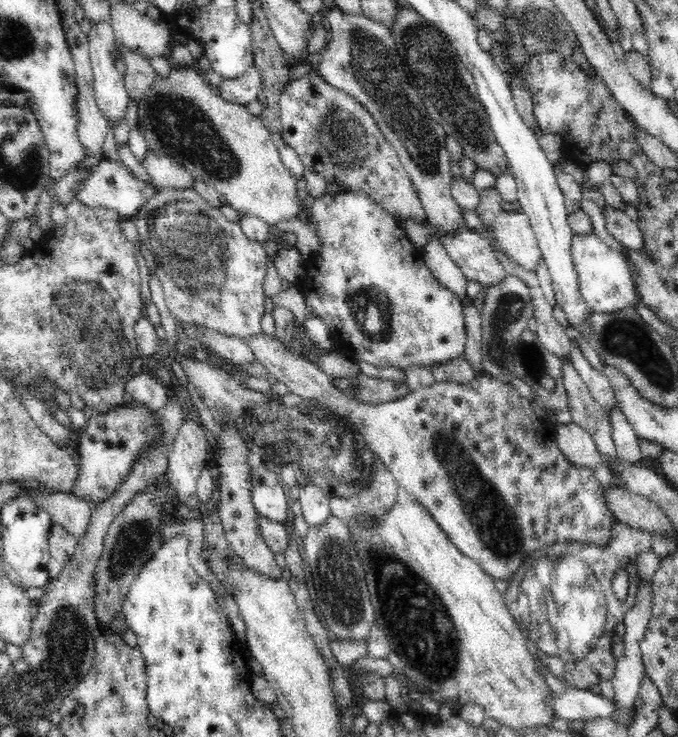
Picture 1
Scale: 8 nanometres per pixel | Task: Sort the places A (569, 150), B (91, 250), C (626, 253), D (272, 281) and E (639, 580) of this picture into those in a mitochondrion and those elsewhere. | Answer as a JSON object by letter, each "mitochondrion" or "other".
{"A":"other","B":"other","C":"other","D":"other","E":"other"}

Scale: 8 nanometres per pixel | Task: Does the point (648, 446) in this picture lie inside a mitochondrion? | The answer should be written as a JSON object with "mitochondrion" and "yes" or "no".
{"mitochondrion":"no"}

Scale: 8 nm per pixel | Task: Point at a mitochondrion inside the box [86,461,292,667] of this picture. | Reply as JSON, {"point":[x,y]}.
{"point":[133,542]}

